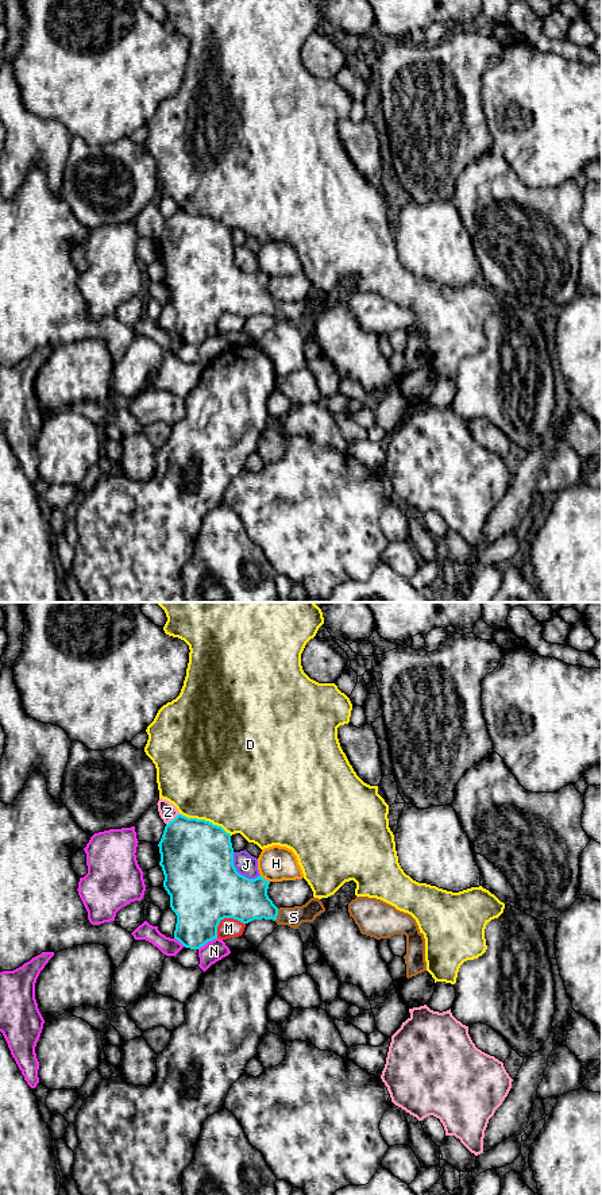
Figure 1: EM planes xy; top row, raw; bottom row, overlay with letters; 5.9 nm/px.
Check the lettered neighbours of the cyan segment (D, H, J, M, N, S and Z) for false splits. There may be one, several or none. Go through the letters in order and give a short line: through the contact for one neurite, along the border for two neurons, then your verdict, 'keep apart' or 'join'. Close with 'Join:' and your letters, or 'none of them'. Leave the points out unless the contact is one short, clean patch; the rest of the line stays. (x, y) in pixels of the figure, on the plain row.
D: keep apart
H: keep apart
J: keep apart
M: keep apart
N: line xy (216, 332), (207, 336), (199, 344); keep apart
S: line xy (240, 293), (277, 309), (293, 312); join
Z: keep apart
Join: S

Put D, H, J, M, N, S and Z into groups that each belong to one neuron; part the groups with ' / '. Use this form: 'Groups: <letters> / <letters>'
Groups: D / H / J / M / N / S / Z

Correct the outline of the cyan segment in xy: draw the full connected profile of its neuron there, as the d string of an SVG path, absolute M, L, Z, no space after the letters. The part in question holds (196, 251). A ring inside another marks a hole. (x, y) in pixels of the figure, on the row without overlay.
M178 209L166 219L158 242L159 261L165 270L163 282L177 311L174 334L185 343L200 344L217 334L217 321L224 313L243 319L265 313L298 324L302 317L310 319L325 307L323 297L314 292L302 301L278 304L267 290L270 277L261 270L255 274L240 270L234 261L231 230L209 216Z

